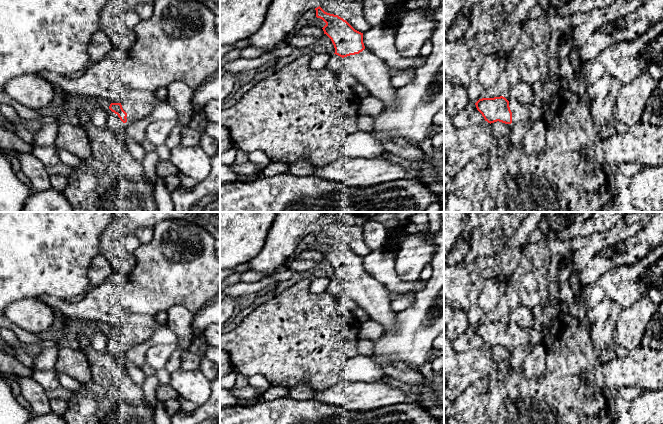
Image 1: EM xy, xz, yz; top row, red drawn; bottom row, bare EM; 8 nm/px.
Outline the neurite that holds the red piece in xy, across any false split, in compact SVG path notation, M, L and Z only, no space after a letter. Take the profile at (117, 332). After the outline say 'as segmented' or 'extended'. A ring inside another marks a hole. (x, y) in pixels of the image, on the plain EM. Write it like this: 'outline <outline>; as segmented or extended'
outline M125 325L111 327L109 333L117 338L123 347L130 347L148 341L153 335L153 328Z; extended

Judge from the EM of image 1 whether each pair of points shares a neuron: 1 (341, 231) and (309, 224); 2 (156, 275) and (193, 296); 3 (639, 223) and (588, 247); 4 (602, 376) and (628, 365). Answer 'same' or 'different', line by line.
1: different
2: same
3: same
4: same

